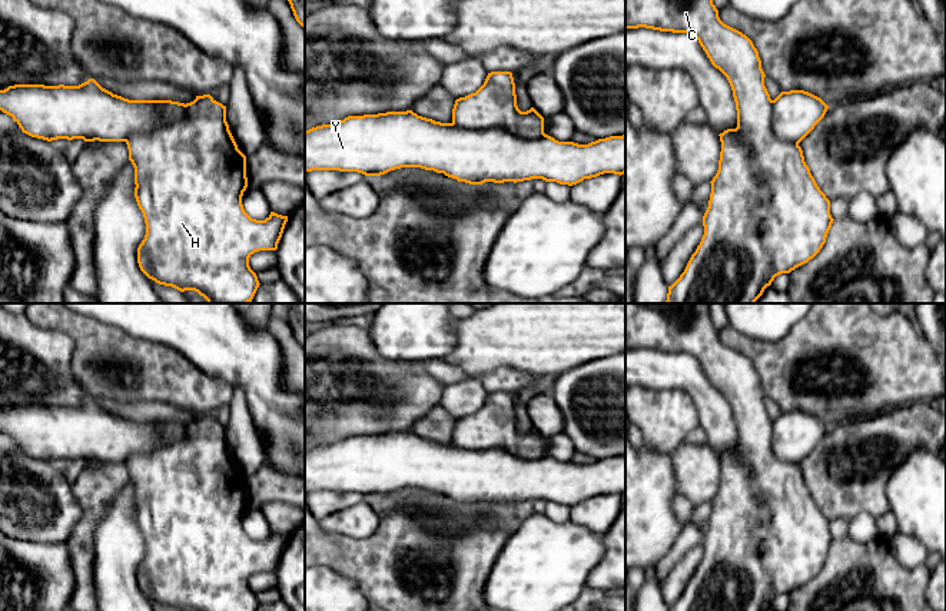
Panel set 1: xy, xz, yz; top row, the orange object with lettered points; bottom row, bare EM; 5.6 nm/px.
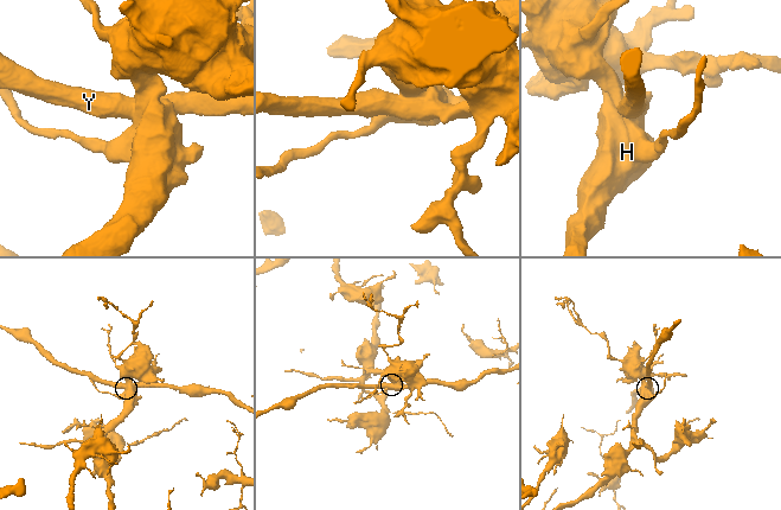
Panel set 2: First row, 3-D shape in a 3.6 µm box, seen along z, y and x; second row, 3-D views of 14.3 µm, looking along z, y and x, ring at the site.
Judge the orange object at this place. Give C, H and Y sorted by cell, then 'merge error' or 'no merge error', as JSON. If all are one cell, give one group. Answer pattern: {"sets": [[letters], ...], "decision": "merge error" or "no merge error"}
{"sets": [["C", "H"], ["Y"]], "decision": "merge error"}

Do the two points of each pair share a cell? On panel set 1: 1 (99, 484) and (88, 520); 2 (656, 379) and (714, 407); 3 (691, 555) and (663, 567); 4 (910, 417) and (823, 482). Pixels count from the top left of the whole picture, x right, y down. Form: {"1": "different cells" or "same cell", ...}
{"1": "same cell", "2": "same cell", "3": "different cells", "4": "same cell"}

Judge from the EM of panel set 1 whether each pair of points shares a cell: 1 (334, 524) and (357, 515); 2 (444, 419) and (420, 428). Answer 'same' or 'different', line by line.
1: same
2: same

